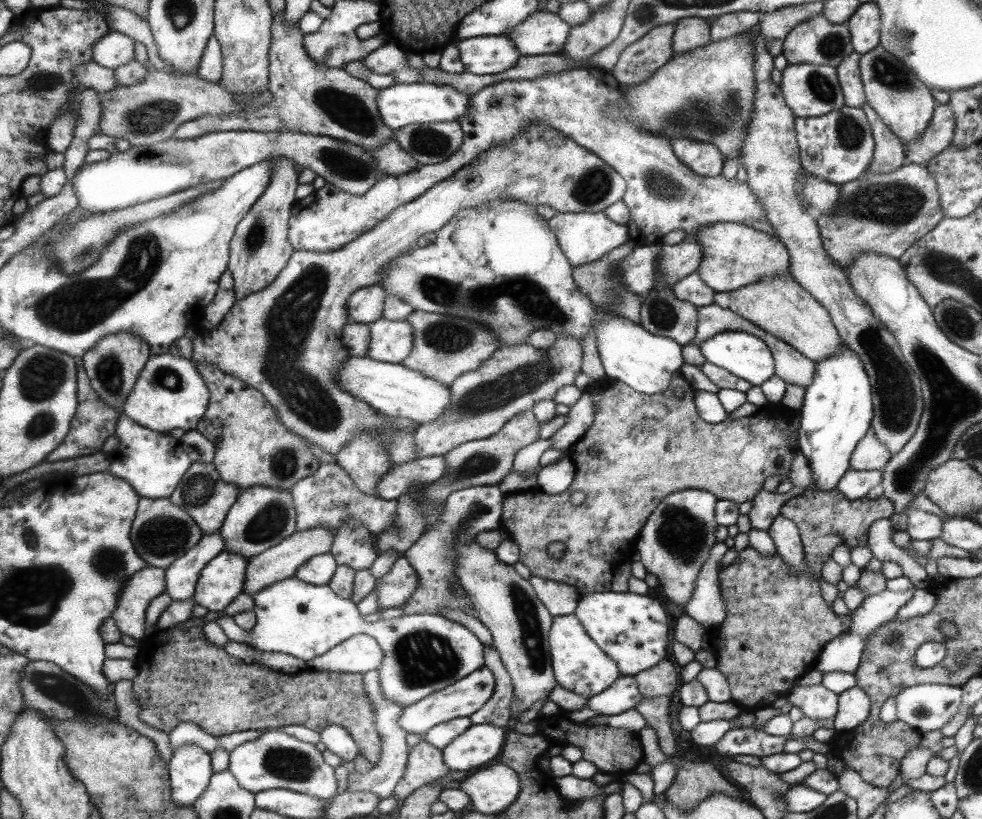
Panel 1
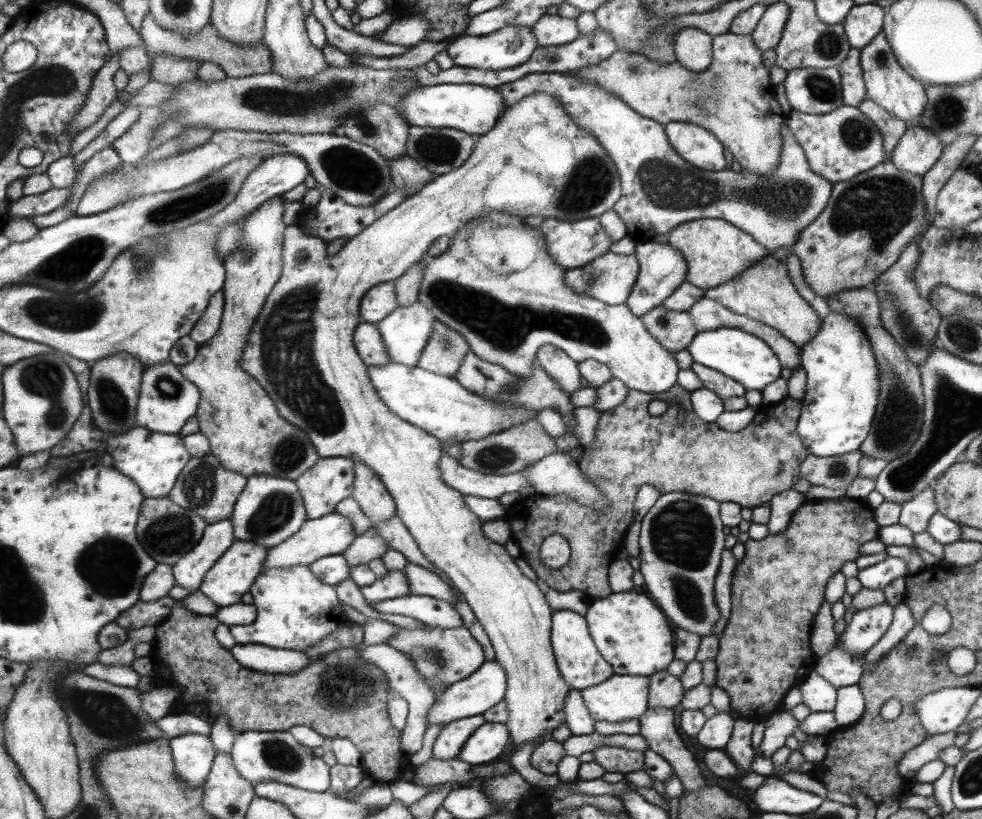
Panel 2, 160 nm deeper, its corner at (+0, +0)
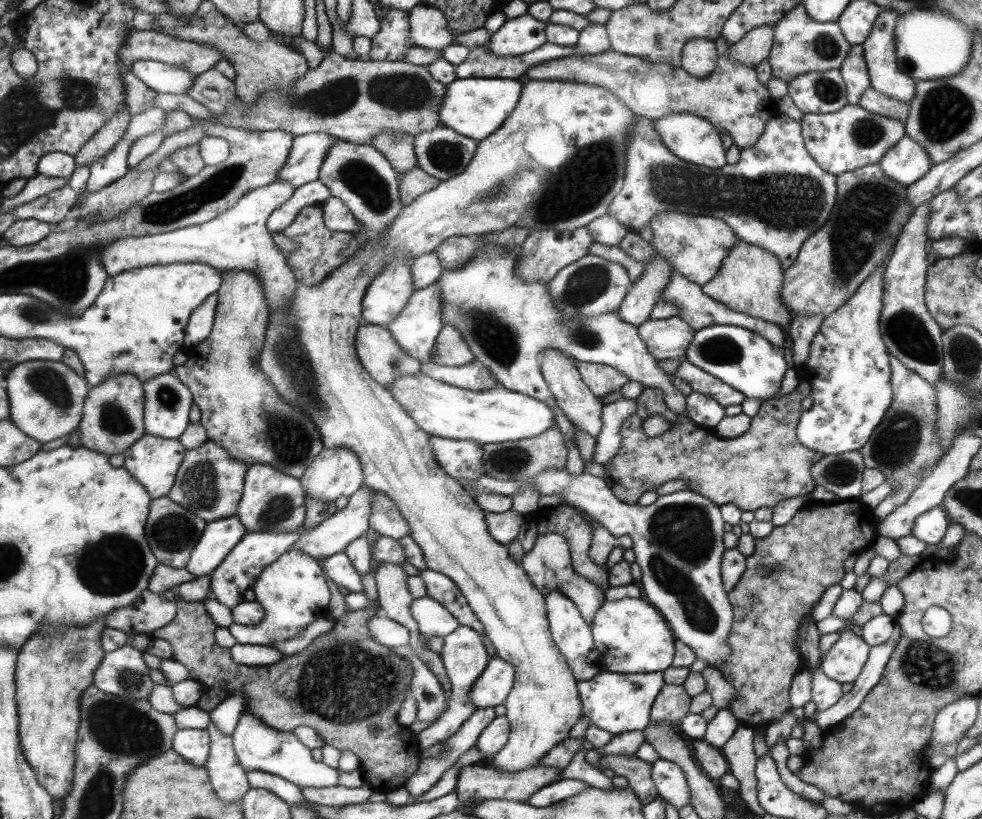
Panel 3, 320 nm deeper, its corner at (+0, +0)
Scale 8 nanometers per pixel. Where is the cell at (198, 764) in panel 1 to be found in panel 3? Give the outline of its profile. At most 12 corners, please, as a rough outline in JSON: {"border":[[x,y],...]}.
{"border":[[179,729],[174,749],[197,766],[208,758],[208,732]]}

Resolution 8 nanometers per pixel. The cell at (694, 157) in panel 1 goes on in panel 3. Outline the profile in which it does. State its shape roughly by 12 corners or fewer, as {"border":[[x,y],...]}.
{"border":[[679,111],[655,131],[677,159],[725,167],[718,130],[705,117]]}

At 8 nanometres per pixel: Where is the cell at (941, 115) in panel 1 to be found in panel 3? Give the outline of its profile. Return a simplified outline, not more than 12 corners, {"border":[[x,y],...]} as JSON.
{"border":[[903,136],[879,165],[907,187],[932,167],[932,158]]}

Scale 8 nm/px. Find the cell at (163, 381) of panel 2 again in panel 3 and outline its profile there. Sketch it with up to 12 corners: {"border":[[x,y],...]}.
{"border":[[172,373],[144,383],[146,432],[180,439],[192,389]]}

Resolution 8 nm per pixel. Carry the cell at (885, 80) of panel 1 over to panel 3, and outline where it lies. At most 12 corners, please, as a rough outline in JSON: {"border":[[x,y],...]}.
{"border":[[881,9],[864,41],[871,87],[907,104],[915,81],[896,64],[898,14]]}

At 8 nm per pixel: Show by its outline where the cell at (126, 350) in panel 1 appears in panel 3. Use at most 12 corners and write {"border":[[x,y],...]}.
{"border":[[114,374],[84,404],[85,448],[125,454],[146,435],[144,381]]}

